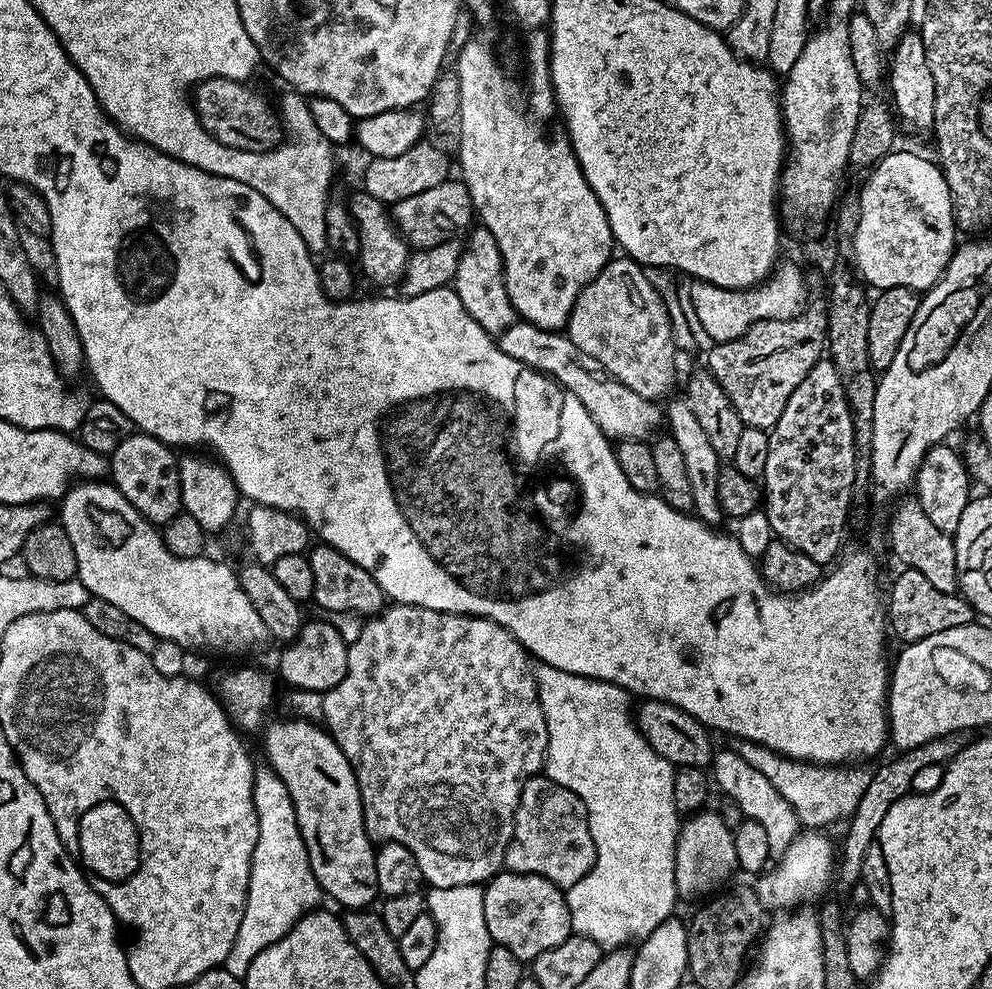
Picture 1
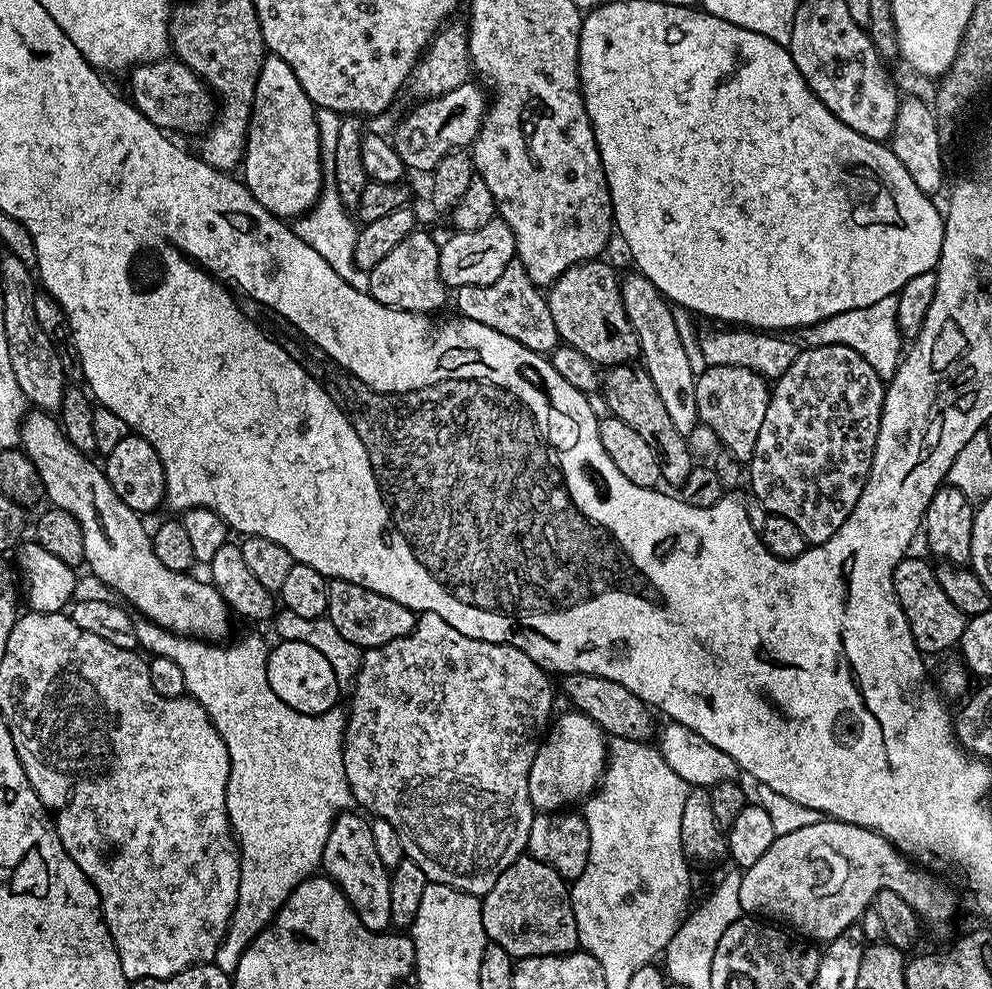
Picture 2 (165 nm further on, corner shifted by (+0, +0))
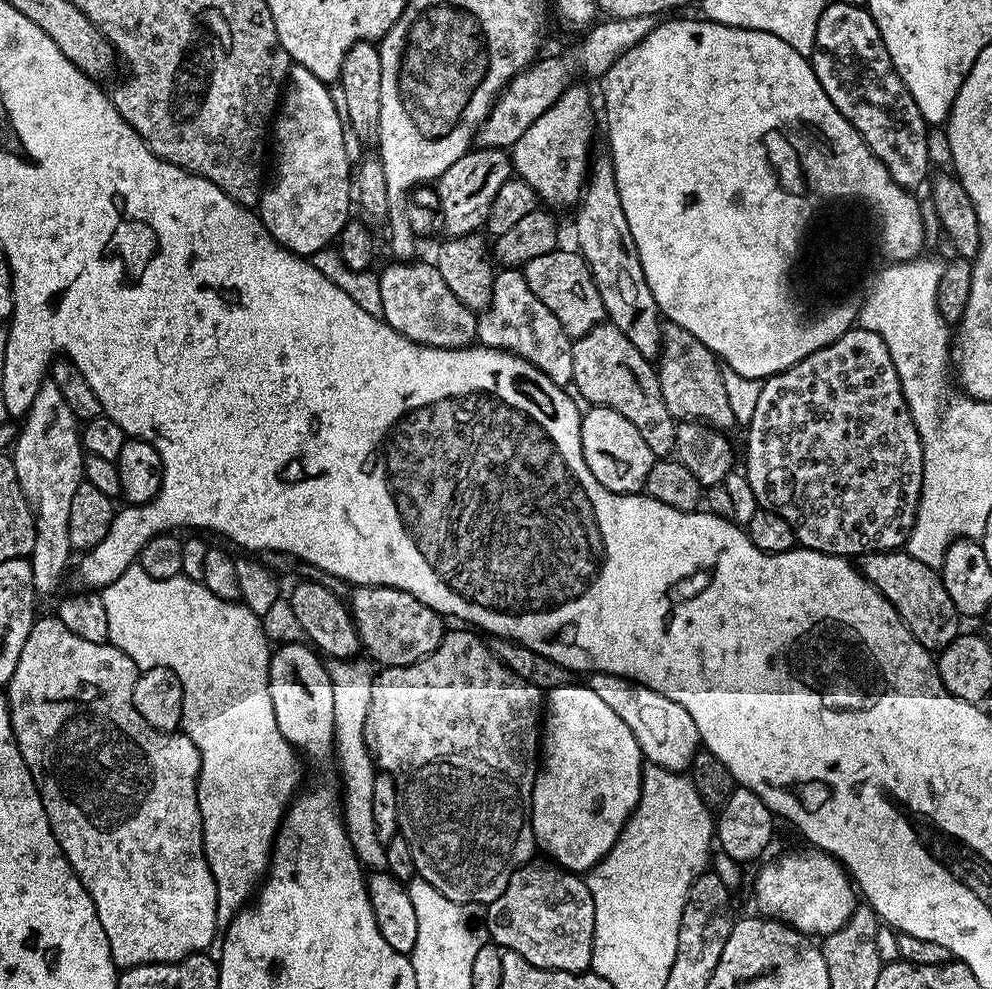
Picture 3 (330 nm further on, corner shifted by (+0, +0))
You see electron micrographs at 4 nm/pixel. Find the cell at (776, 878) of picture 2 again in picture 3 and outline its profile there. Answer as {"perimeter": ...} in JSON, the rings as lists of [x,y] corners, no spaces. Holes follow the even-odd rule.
{"perimeter":[[[819,850],[807,851],[784,856],[757,874],[756,904],[761,917],[789,924],[804,935],[823,938],[836,933],[852,917],[854,884],[836,857]]]}

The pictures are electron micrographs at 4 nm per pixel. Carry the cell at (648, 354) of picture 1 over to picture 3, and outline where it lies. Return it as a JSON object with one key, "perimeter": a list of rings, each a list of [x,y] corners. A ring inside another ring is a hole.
{"perimeter":[[[557,250],[550,254],[538,254],[538,258],[530,258],[530,262],[523,265],[522,271],[530,290],[534,290],[534,294],[542,301],[542,306],[546,306],[546,310],[550,310],[550,314],[554,314],[554,318],[562,322],[562,330],[568,337],[575,338],[594,330],[594,326],[605,323],[606,317],[602,306],[602,294],[598,294],[592,271],[588,269],[588,264],[579,251],[571,251]]]}

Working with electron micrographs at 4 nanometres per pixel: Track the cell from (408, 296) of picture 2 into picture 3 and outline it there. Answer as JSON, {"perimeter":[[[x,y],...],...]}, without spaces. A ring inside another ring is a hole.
{"perimeter":[[[419,258],[411,262],[392,262],[380,276],[379,315],[407,340],[431,348],[471,347],[476,340],[477,313],[465,306],[450,290],[435,263],[423,264]]]}

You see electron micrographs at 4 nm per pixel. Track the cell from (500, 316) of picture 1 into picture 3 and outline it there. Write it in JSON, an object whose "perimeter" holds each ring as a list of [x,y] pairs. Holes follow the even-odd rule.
{"perimeter":[[[508,266],[497,271],[492,278],[492,297],[487,308],[479,313],[476,340],[485,348],[497,348],[499,352],[513,352],[530,362],[550,382],[561,386],[572,384],[574,358],[572,340],[562,330],[562,322],[542,306],[542,301],[530,290],[523,271]]]}

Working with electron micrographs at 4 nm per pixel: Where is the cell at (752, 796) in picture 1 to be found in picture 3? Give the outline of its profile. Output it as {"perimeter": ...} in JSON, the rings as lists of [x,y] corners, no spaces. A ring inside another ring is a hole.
{"perimeter":[[[598,672],[589,675],[586,680],[590,690],[630,726],[630,734],[638,742],[645,761],[650,764],[657,764],[671,772],[687,773],[692,766],[692,760],[696,753],[701,751],[702,741],[698,726],[694,726],[694,718],[678,706],[678,702],[670,702],[662,694],[650,690],[641,684],[634,684],[630,680],[623,680],[621,676]]]}

